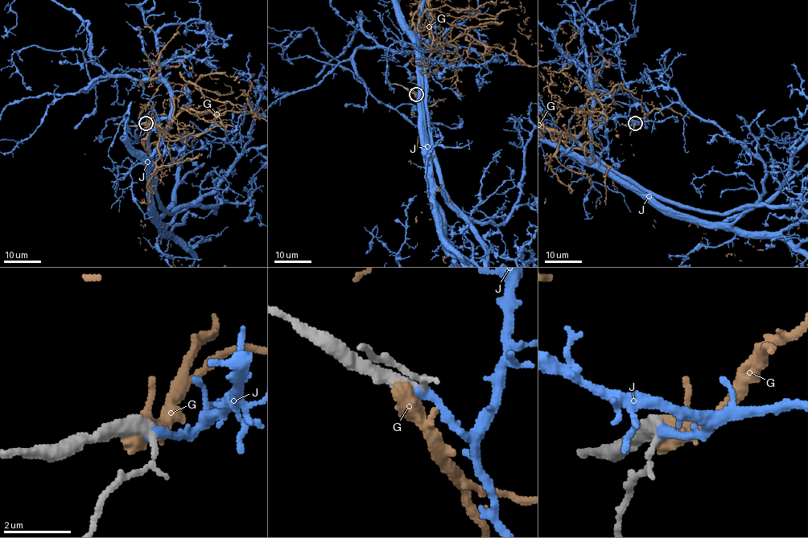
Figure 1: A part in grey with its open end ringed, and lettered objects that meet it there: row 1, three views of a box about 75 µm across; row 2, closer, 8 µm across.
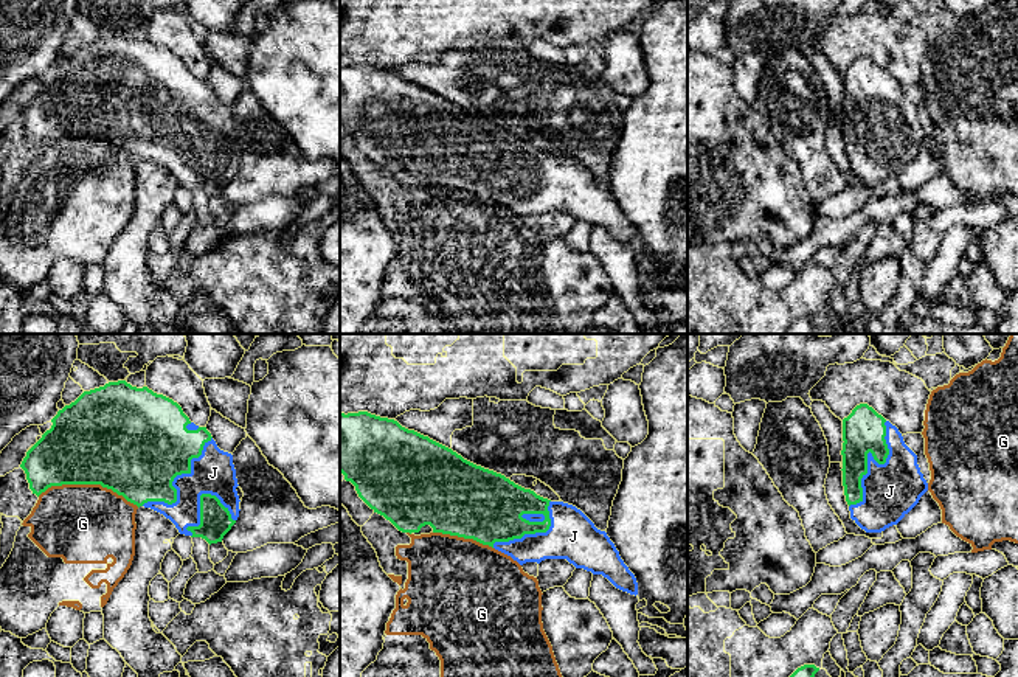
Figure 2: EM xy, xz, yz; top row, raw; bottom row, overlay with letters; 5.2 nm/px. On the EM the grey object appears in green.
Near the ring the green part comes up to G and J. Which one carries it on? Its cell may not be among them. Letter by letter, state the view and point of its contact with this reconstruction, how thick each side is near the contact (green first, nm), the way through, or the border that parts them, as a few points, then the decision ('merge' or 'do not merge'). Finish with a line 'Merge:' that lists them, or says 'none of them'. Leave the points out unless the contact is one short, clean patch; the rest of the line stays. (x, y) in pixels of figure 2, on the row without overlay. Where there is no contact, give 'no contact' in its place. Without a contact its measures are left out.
G: xy (89, 135) | 480/420 nm | do not merge
J: yz (868, 104) | 220/280 nm | merge
Merge: J

